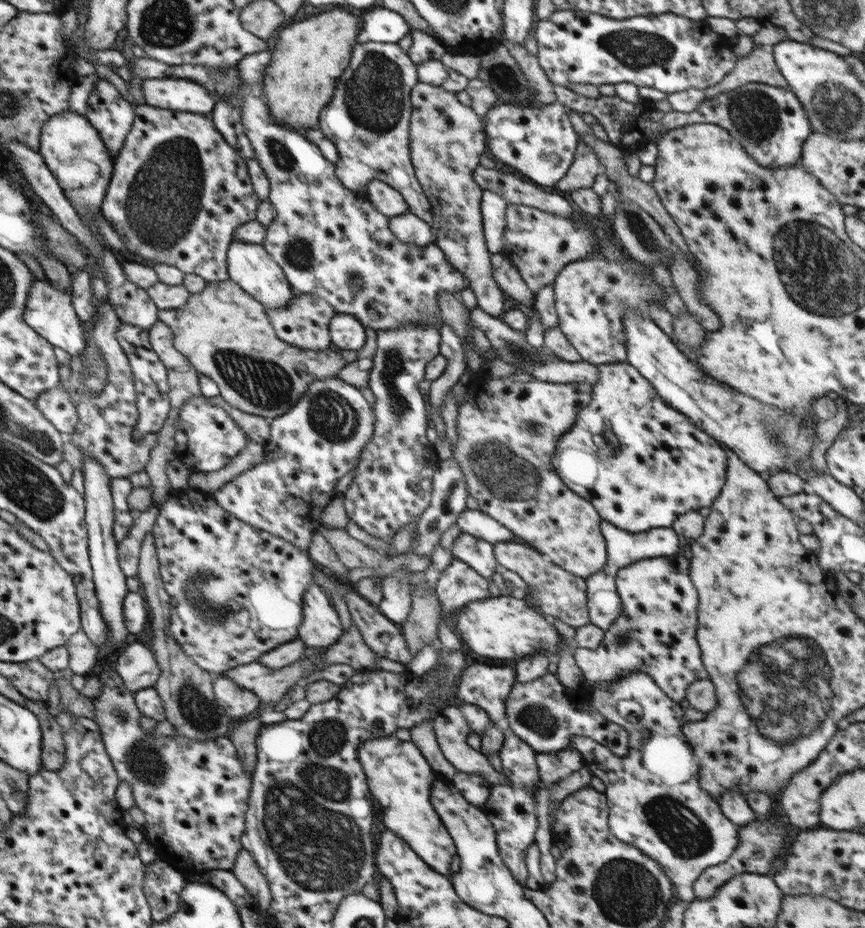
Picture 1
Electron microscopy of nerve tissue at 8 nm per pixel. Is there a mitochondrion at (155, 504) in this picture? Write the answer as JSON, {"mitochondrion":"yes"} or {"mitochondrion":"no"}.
{"mitochondrion":"no"}

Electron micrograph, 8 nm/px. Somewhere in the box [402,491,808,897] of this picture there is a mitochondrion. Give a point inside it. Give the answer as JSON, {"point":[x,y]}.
{"point":[681,829]}

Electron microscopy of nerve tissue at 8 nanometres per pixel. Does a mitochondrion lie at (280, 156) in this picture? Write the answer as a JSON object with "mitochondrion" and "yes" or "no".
{"mitochondrion":"yes"}

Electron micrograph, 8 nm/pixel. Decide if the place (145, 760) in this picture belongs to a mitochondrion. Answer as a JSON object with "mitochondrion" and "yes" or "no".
{"mitochondrion":"yes"}

